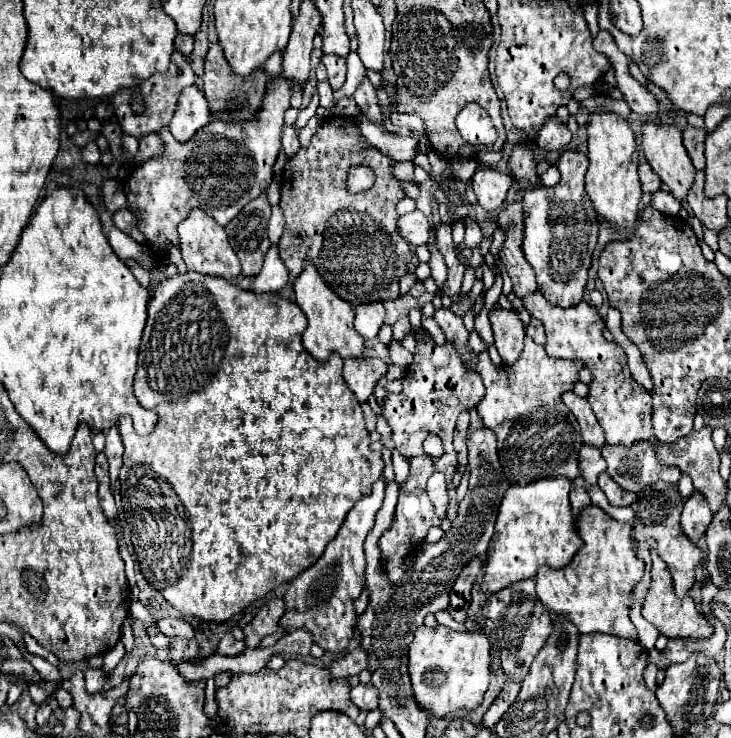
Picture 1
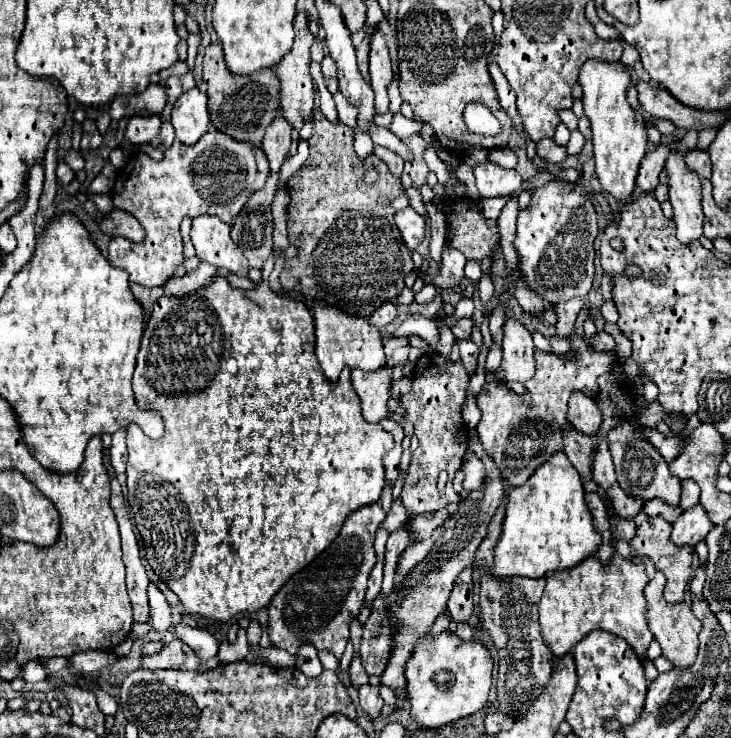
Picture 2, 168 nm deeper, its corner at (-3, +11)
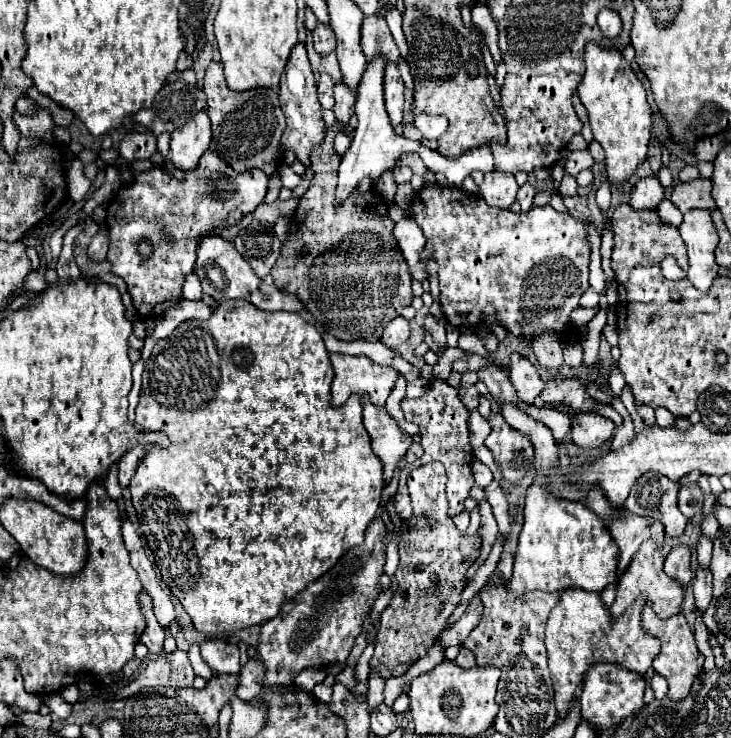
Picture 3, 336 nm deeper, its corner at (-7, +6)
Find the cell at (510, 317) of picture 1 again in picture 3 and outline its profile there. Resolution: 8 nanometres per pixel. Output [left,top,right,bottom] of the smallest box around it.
[509,353,543,403]

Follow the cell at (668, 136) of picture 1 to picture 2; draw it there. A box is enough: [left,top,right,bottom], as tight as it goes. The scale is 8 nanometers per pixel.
[665,152,705,246]

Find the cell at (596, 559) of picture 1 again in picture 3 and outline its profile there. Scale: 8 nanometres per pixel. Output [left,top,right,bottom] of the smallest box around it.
[545,589,661,717]

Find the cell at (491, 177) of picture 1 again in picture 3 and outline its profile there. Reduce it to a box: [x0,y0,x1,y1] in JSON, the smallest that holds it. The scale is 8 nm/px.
[479,171,517,209]

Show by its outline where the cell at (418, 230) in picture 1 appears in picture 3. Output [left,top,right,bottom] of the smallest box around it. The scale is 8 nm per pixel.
[393,217,425,267]

